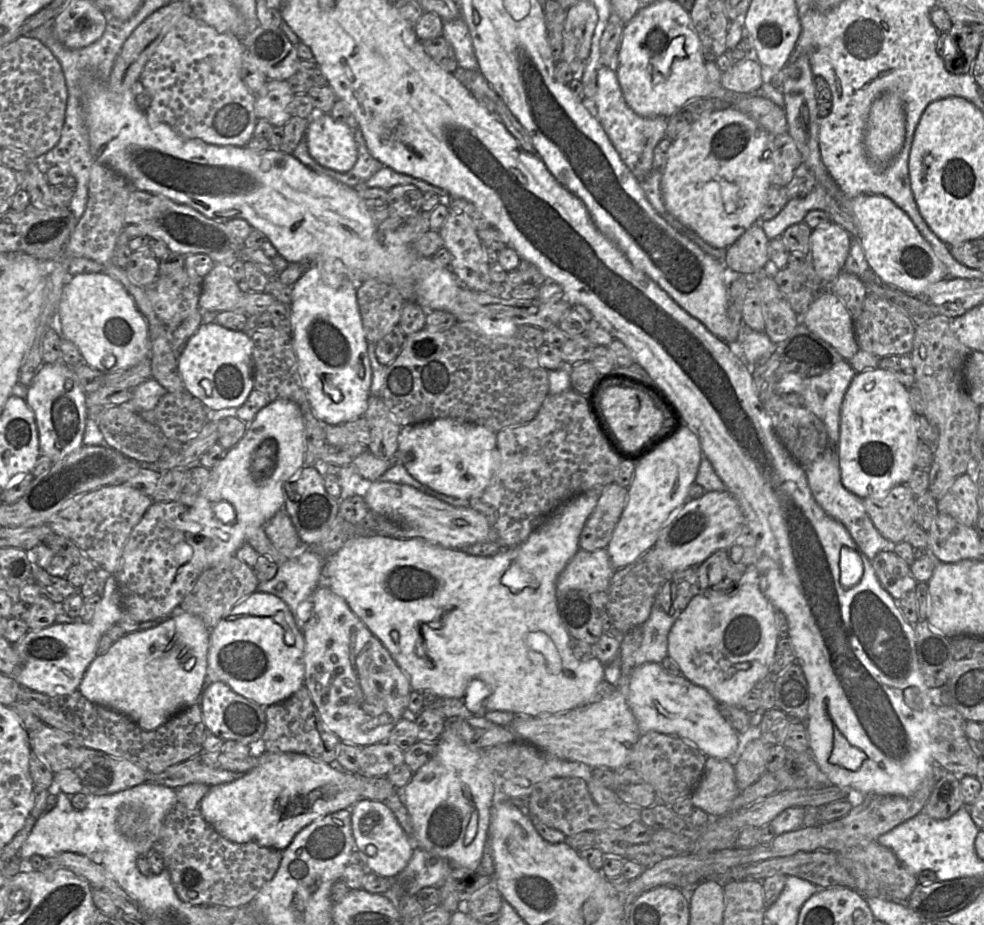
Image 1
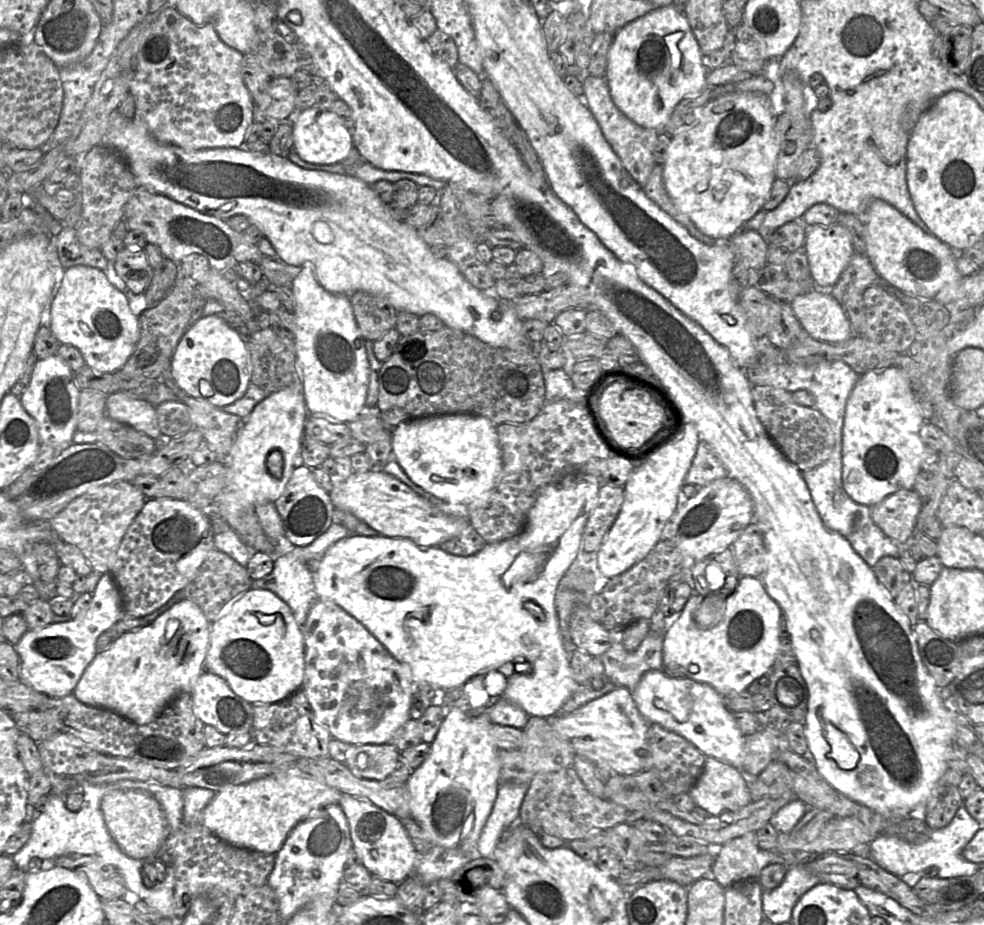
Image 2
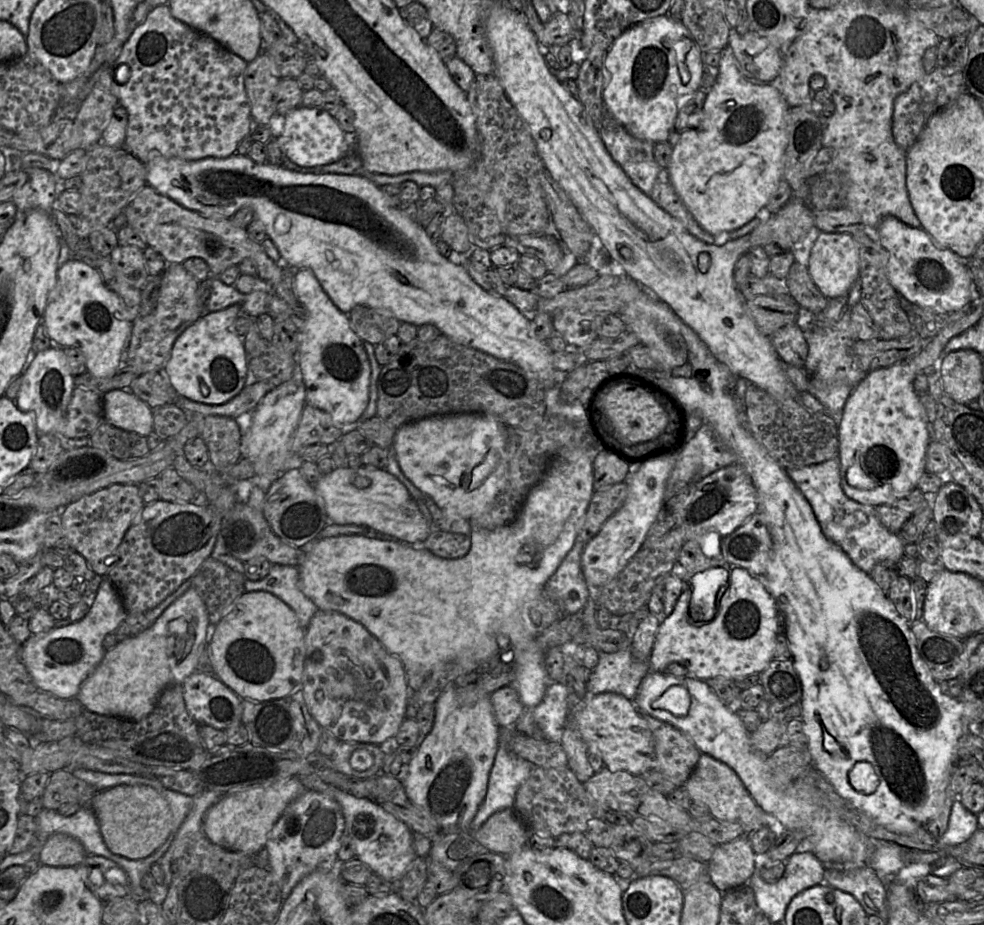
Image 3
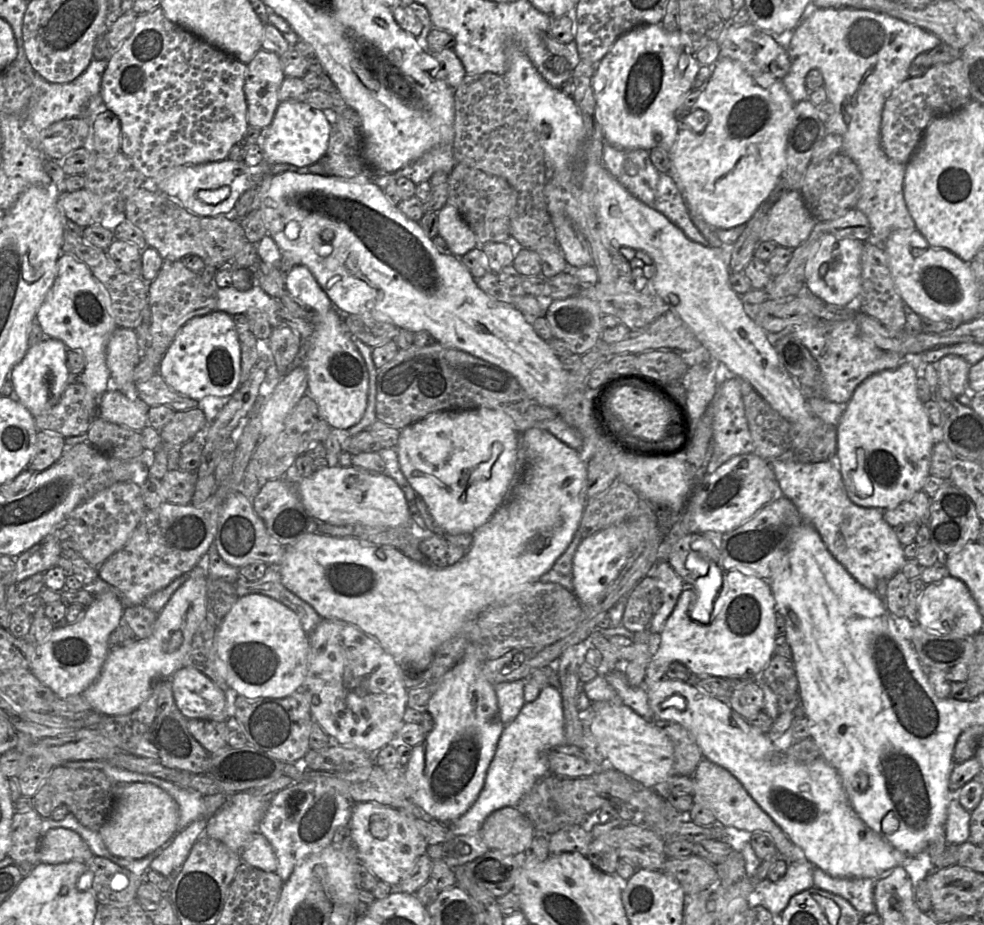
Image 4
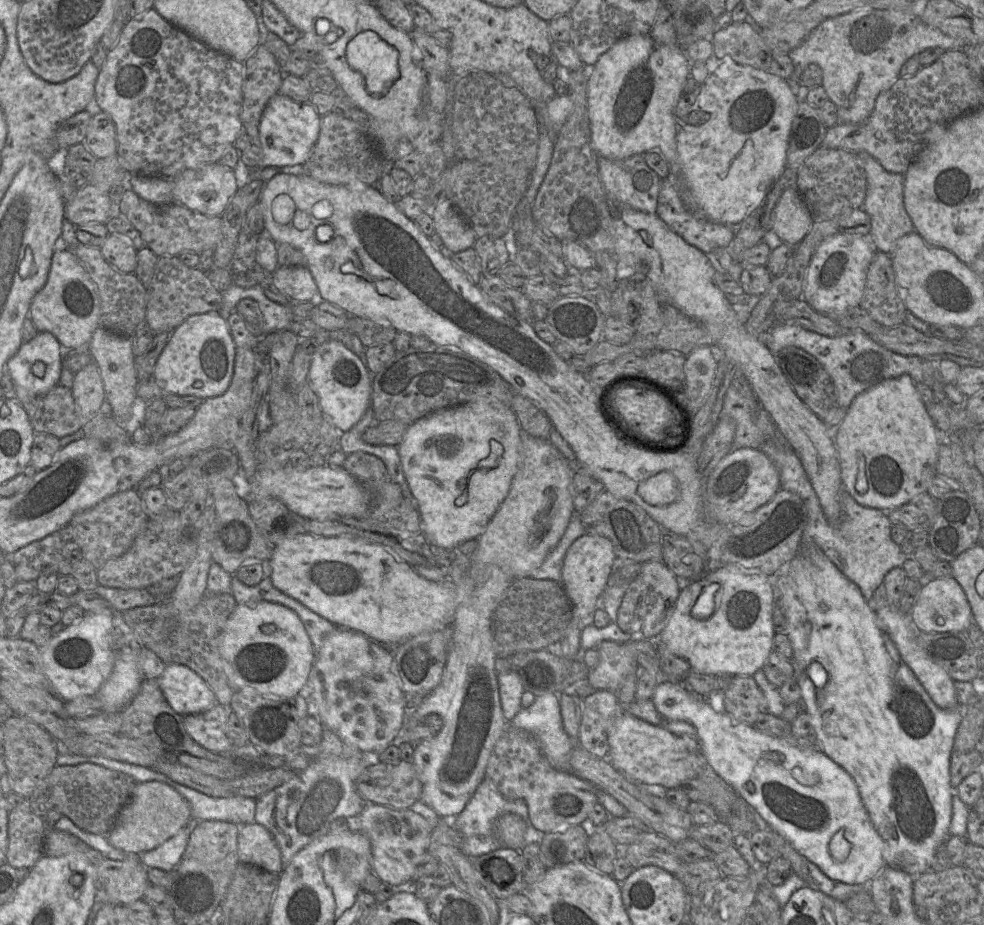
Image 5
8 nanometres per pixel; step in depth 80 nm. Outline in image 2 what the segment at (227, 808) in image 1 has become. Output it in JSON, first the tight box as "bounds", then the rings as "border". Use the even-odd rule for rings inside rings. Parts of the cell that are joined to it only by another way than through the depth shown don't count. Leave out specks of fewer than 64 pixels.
{"bounds":[201,770,342,854],"border":[[[282,770],[269,776],[216,792],[201,815],[201,824],[235,847],[276,854],[289,833],[313,812],[339,804],[342,792],[299,770]]]}

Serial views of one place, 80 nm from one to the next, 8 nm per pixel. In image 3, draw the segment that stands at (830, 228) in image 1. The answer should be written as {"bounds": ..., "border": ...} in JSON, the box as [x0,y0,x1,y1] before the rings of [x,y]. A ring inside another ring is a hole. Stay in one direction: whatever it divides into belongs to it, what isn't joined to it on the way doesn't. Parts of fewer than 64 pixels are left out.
{"bounds":[809,232,860,300],"border":[[[821,232],[809,255],[809,274],[828,300],[844,296],[860,275],[860,257],[857,243],[848,233]]]}

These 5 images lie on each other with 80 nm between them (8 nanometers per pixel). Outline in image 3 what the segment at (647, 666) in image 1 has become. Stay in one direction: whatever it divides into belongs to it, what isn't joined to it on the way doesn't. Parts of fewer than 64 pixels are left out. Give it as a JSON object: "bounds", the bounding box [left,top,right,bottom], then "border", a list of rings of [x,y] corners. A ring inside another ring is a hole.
{"bounds":[634,672,895,869],"border":[[[649,672],[634,699],[643,715],[666,722],[683,732],[696,748],[732,768],[753,800],[774,816],[789,831],[804,832],[805,839],[797,851],[812,852],[825,869],[853,869],[868,866],[874,850],[895,843],[869,838],[818,802],[814,787],[809,785],[808,771],[784,787],[773,787],[768,757],[755,750],[737,712],[732,711],[712,691],[706,681],[678,678],[660,672]]]}

